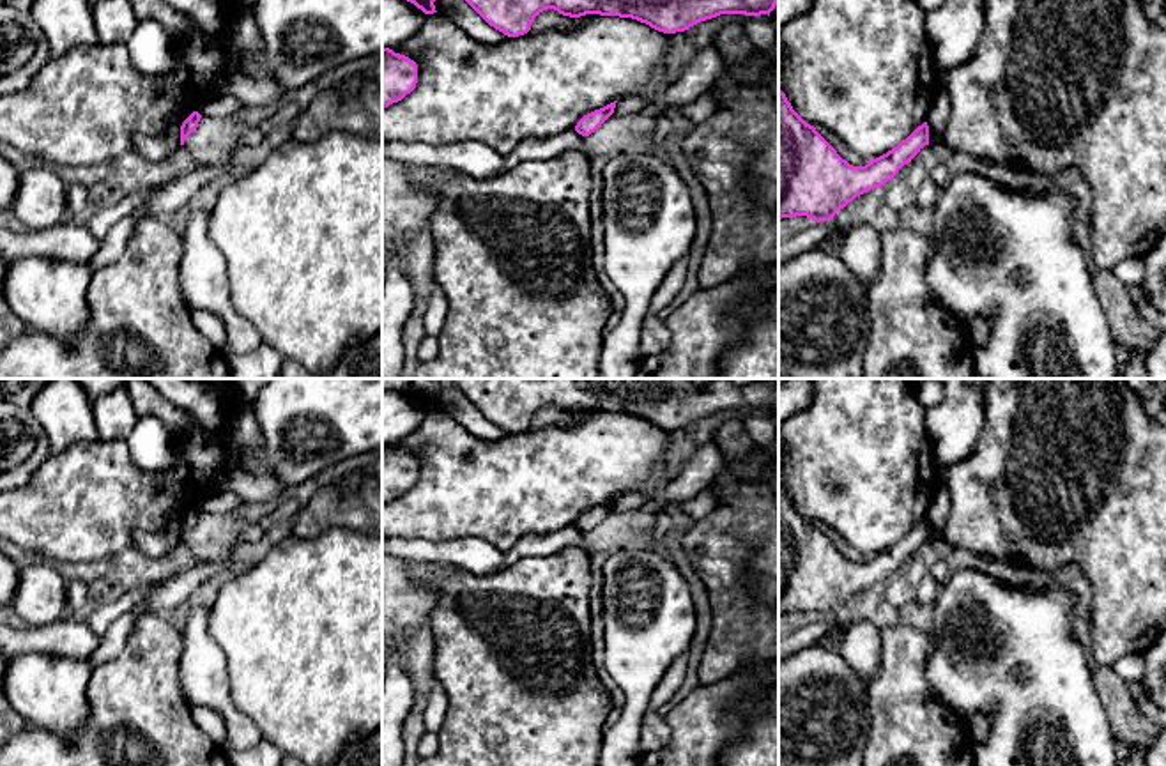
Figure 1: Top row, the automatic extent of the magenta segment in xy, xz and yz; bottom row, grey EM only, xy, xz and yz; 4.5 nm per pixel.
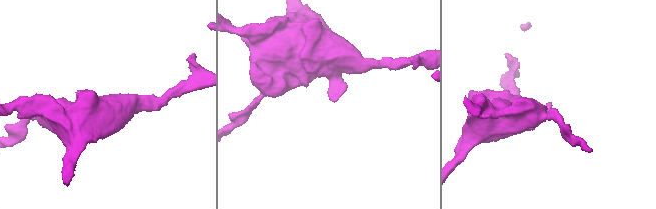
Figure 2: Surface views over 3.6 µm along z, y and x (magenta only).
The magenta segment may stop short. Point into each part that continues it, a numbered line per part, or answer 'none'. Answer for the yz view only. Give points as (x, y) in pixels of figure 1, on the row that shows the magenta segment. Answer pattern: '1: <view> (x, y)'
none

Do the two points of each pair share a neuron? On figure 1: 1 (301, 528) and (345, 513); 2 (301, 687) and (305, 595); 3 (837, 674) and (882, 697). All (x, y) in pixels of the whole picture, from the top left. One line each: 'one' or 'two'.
1: one
2: one
3: two

